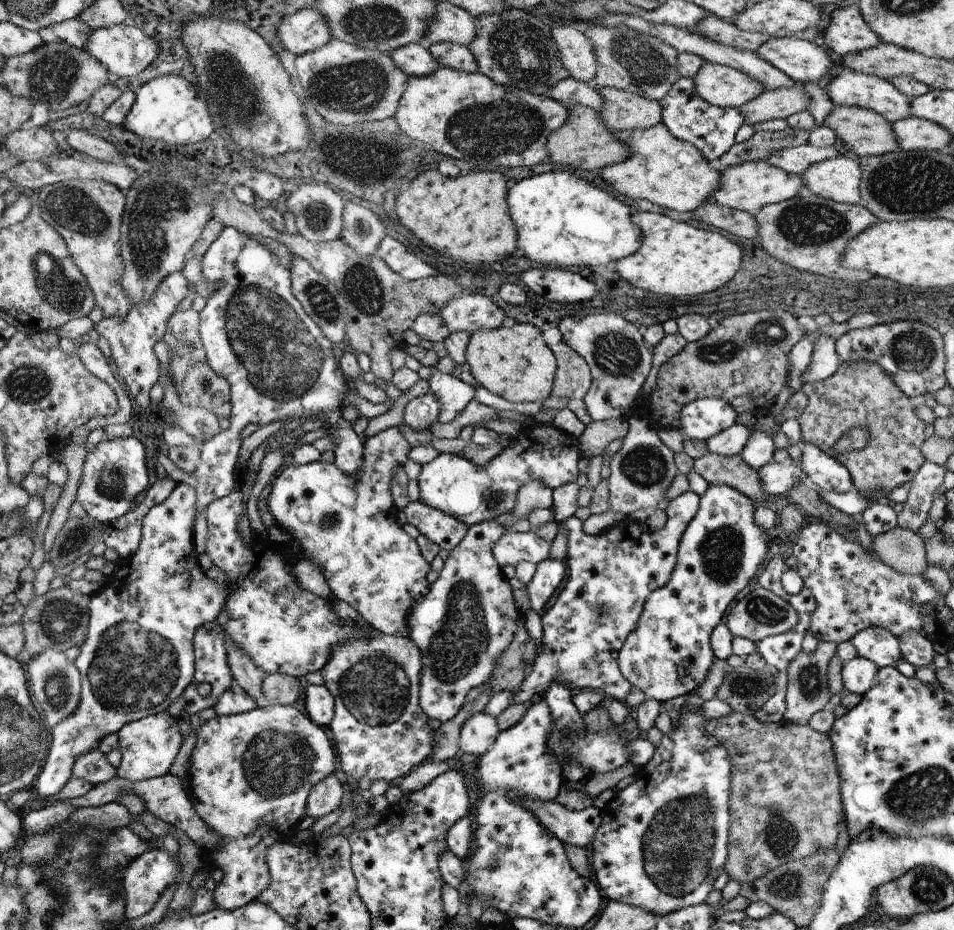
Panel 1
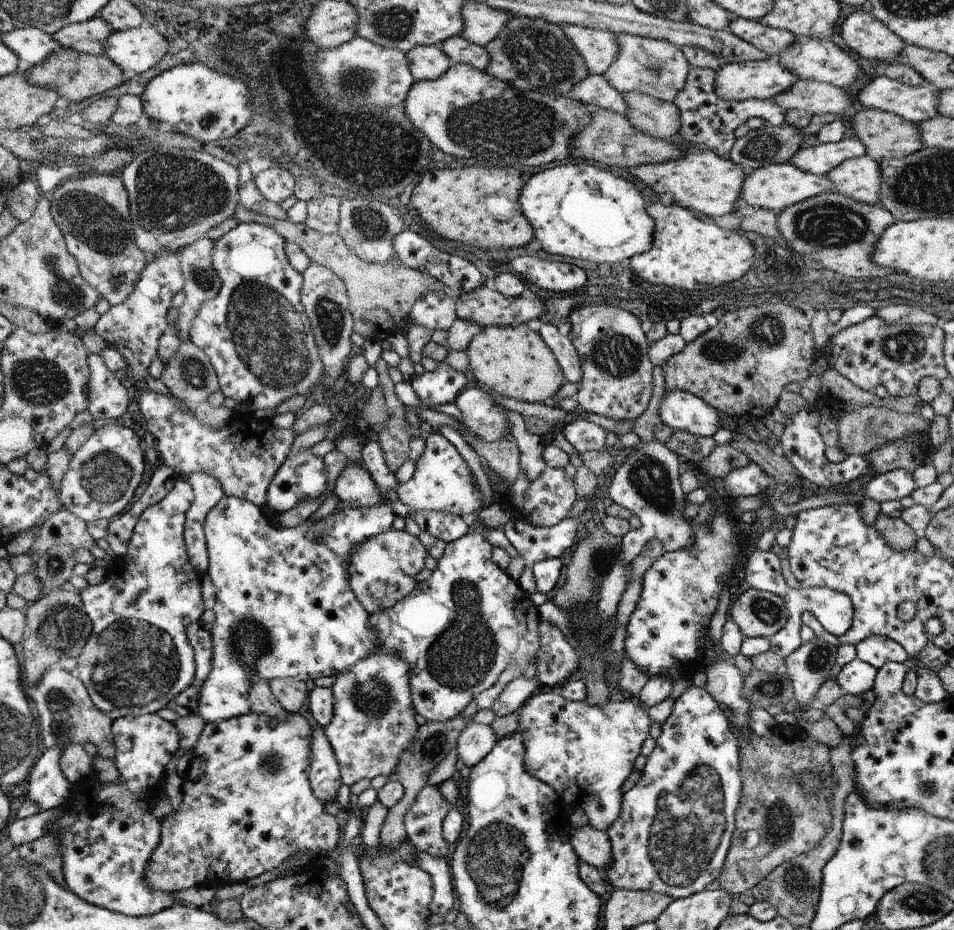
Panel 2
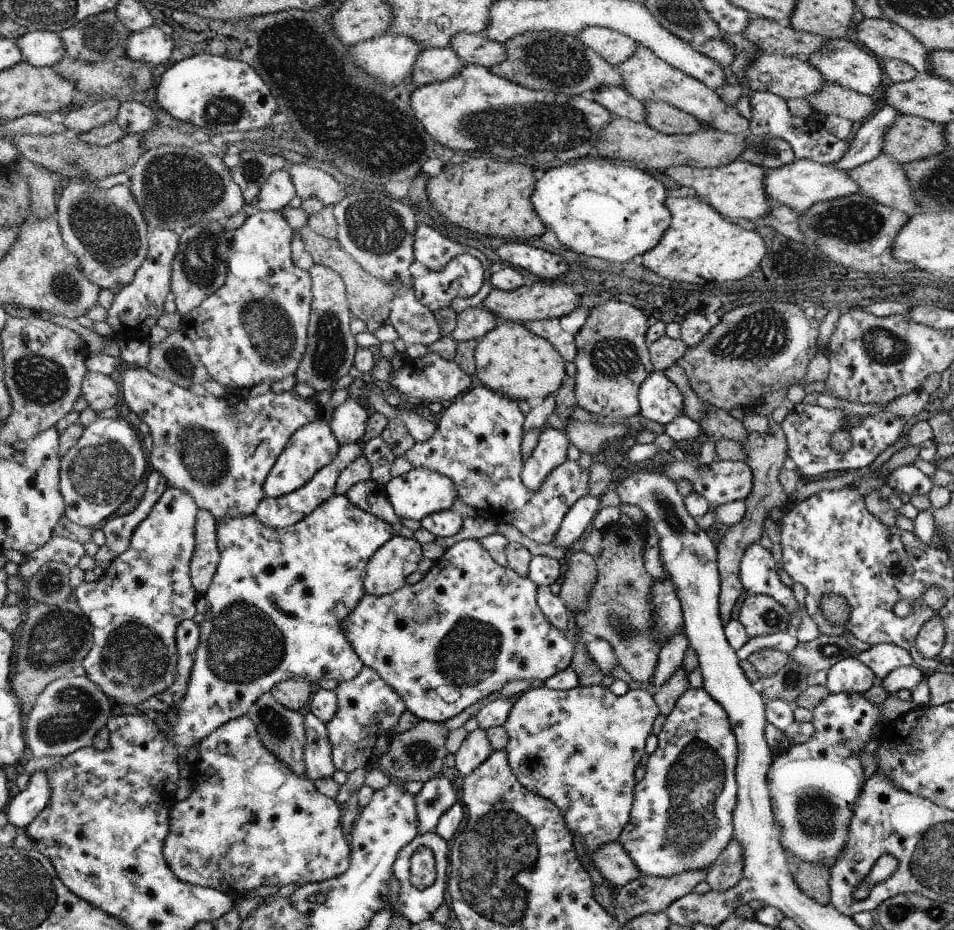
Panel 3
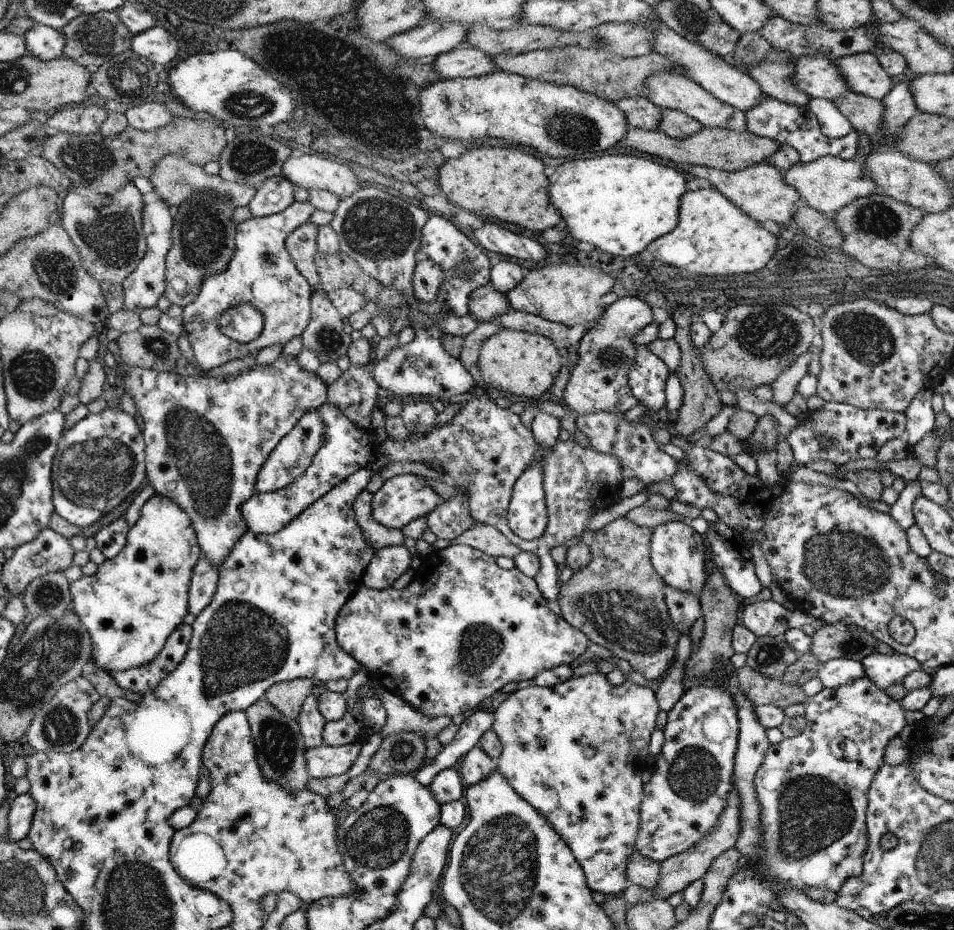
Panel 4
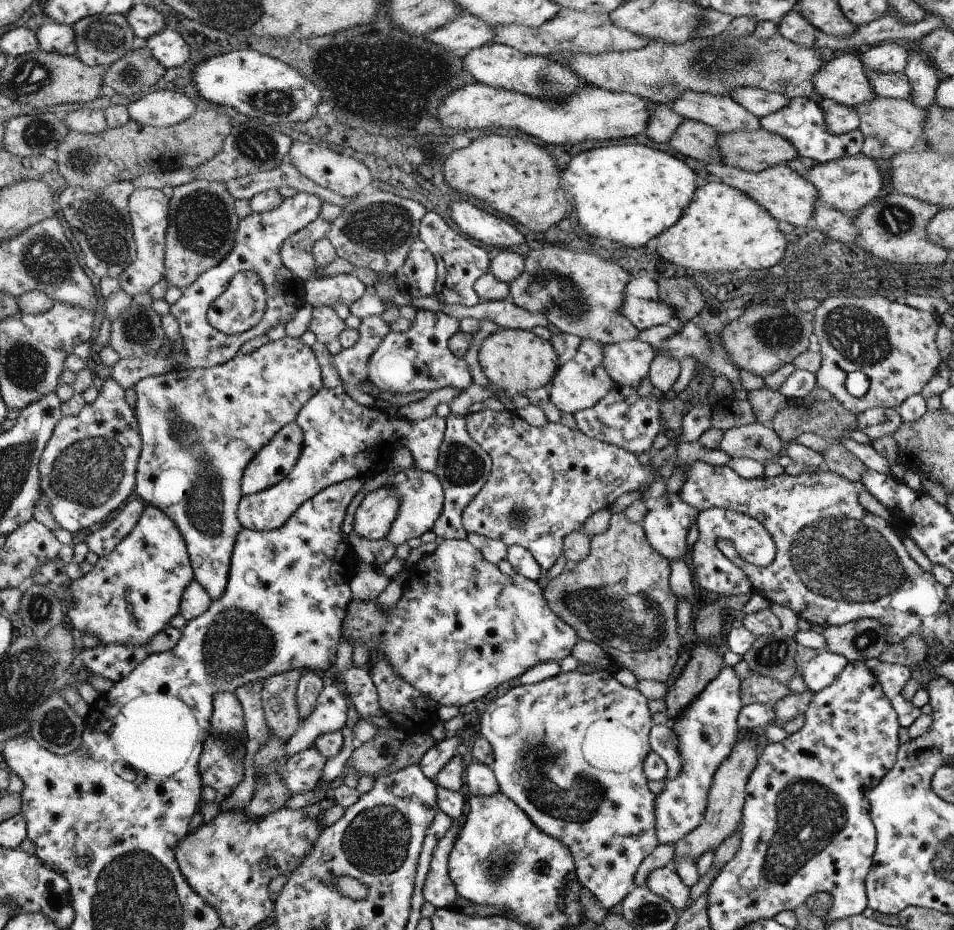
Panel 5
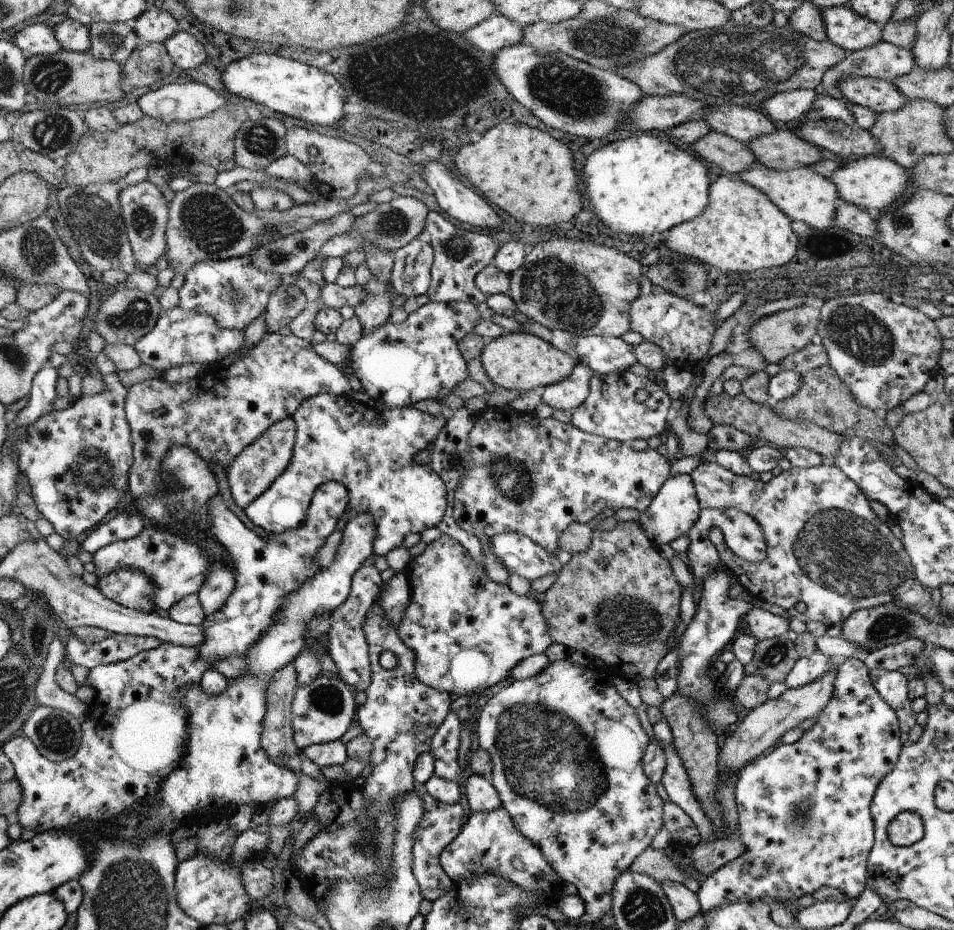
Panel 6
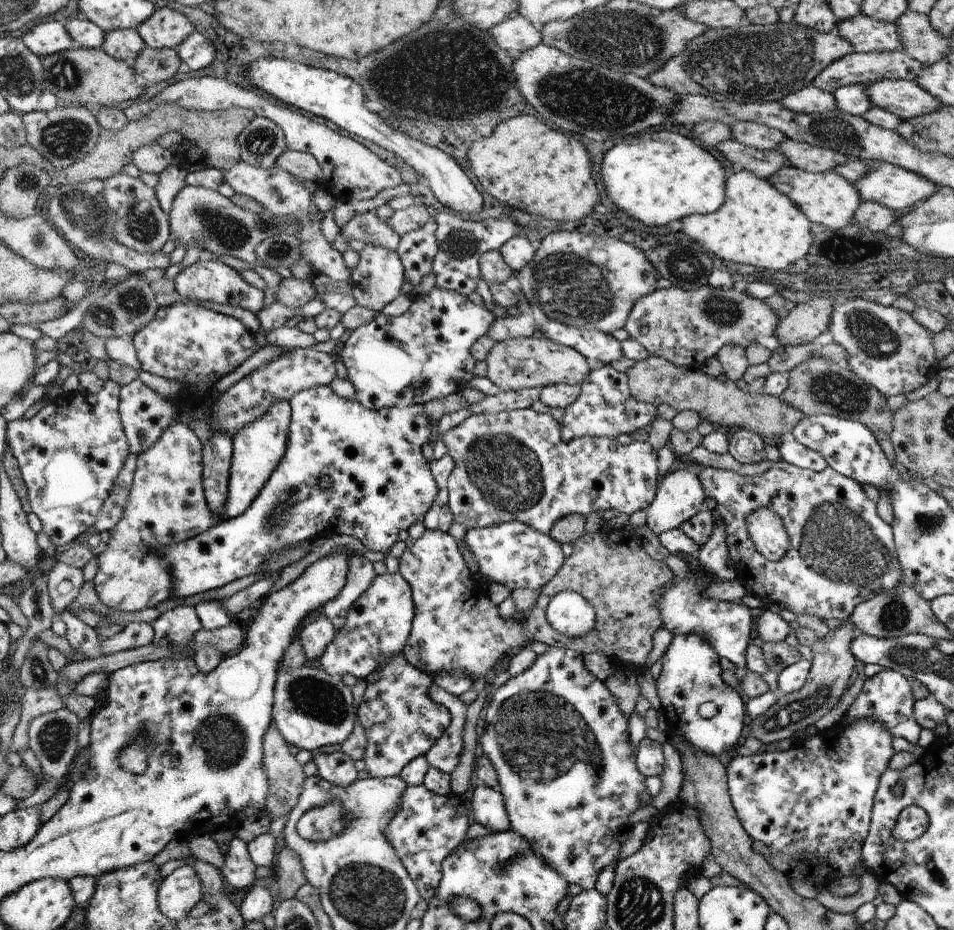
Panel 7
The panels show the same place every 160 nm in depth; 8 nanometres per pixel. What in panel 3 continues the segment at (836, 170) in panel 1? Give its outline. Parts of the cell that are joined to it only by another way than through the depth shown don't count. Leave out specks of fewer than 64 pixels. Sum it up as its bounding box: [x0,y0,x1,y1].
[846,153,921,216]

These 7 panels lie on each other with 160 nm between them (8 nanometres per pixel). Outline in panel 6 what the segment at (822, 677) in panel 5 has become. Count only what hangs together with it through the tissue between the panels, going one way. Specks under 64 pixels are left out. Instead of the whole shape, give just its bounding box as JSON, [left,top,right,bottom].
[785,650,830,689]

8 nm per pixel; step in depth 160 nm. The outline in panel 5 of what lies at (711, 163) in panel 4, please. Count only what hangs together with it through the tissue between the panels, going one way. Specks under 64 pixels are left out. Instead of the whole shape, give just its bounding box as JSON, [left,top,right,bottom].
[718,127,798,172]

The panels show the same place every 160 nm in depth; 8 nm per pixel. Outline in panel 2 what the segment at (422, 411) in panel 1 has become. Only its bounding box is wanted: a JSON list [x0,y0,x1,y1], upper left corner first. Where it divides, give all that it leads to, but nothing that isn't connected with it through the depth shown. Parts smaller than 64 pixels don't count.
[410,361,467,407]

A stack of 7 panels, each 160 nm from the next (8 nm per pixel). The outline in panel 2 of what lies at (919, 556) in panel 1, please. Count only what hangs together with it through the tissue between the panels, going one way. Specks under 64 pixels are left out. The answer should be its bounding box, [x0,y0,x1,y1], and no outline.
[873,512,918,553]

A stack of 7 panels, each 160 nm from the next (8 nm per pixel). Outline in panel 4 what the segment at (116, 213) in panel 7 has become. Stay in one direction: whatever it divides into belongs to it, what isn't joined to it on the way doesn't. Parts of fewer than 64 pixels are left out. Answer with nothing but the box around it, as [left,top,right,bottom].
[121,195,175,316]

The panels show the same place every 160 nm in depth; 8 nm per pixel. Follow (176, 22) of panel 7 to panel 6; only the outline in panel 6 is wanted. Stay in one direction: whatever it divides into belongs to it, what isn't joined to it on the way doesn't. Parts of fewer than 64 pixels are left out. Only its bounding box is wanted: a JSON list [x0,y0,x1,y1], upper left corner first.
[130,6,179,44]

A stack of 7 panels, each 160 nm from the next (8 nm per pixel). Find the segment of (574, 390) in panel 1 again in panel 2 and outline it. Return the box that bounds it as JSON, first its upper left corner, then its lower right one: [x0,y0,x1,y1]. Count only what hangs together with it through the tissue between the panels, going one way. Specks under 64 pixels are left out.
[538,323,583,384]

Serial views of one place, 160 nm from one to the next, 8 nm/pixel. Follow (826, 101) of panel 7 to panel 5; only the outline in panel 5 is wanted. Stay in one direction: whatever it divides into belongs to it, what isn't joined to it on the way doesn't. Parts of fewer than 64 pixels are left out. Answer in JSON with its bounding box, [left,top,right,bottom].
[729,86,789,119]

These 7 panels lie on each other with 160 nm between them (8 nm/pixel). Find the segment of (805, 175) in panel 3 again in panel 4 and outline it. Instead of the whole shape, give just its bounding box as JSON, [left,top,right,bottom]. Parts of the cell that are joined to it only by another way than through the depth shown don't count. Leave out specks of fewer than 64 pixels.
[782,156,875,216]

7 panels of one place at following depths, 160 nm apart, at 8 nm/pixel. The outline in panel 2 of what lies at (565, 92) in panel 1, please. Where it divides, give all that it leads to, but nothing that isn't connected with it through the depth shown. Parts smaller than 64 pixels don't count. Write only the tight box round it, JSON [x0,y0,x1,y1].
[569,75,627,116]

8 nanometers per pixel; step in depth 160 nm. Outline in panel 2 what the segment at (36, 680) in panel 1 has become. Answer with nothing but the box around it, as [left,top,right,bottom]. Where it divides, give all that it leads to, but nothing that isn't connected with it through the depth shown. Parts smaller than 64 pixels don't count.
[29,665,116,759]

